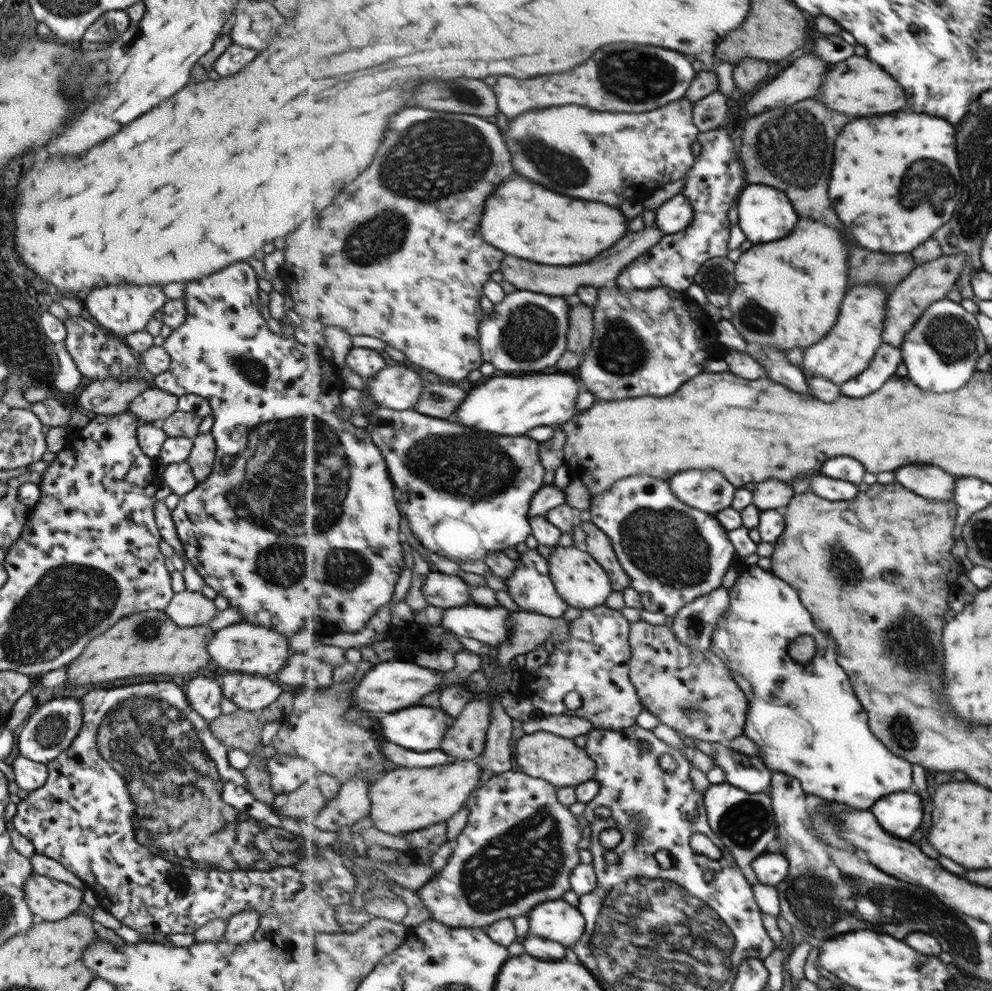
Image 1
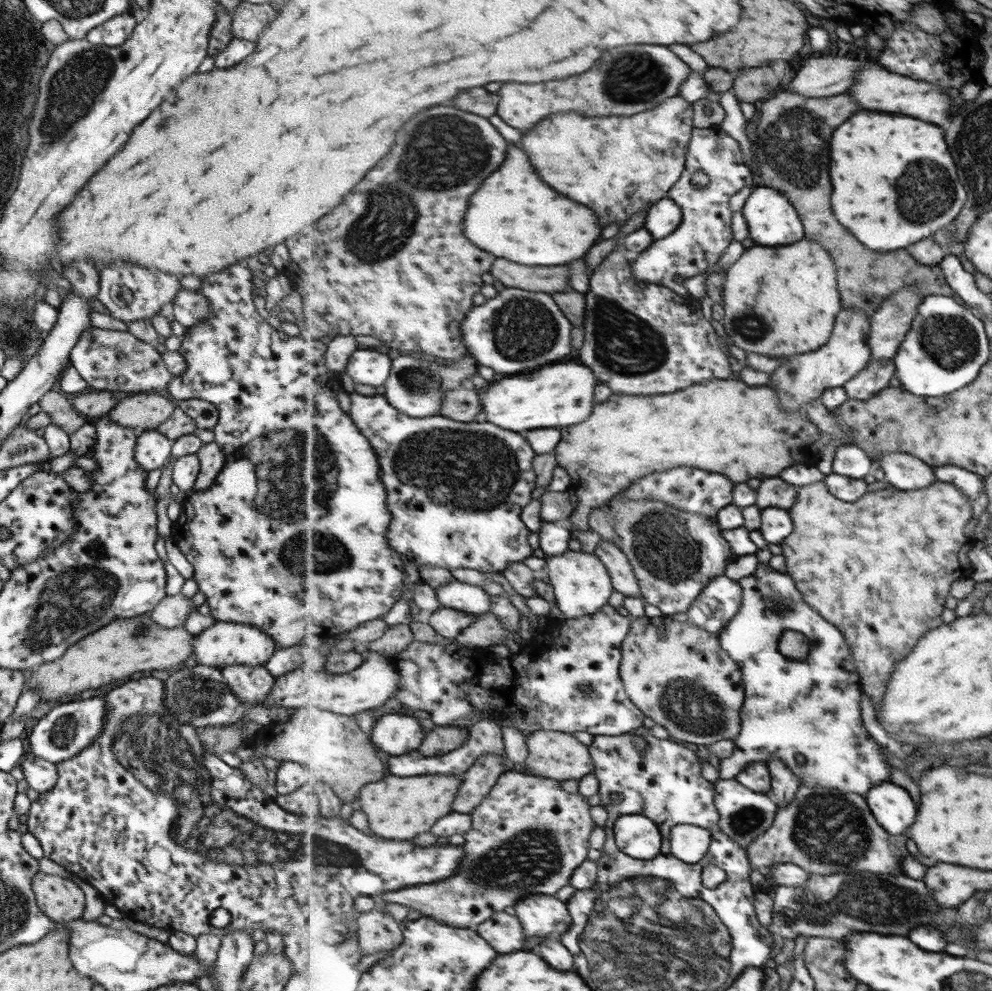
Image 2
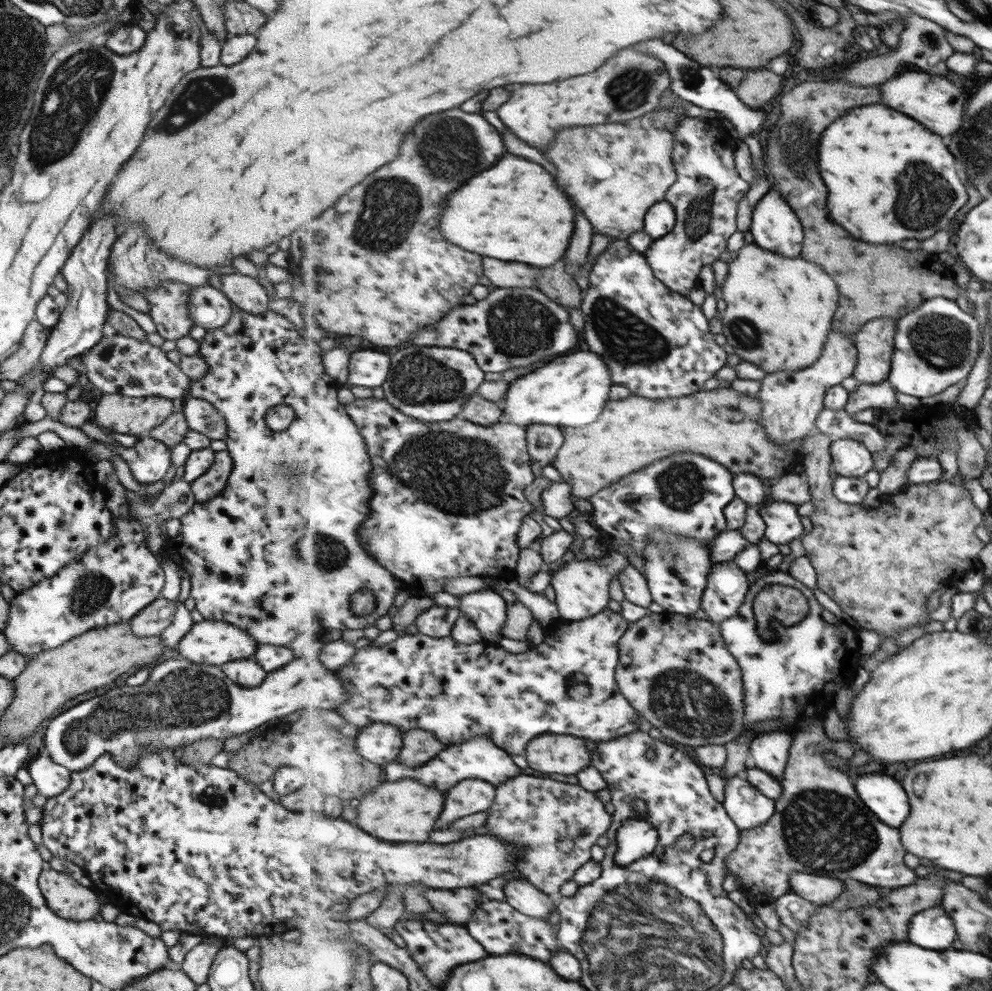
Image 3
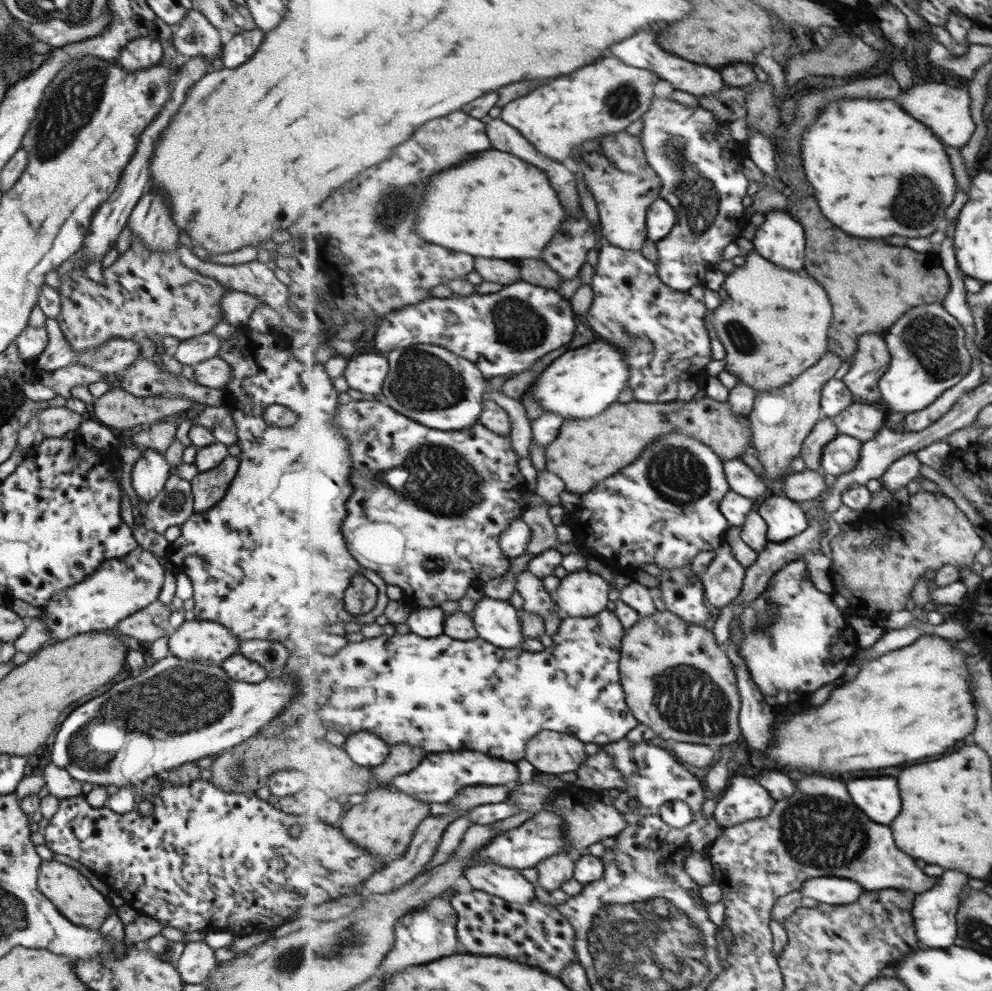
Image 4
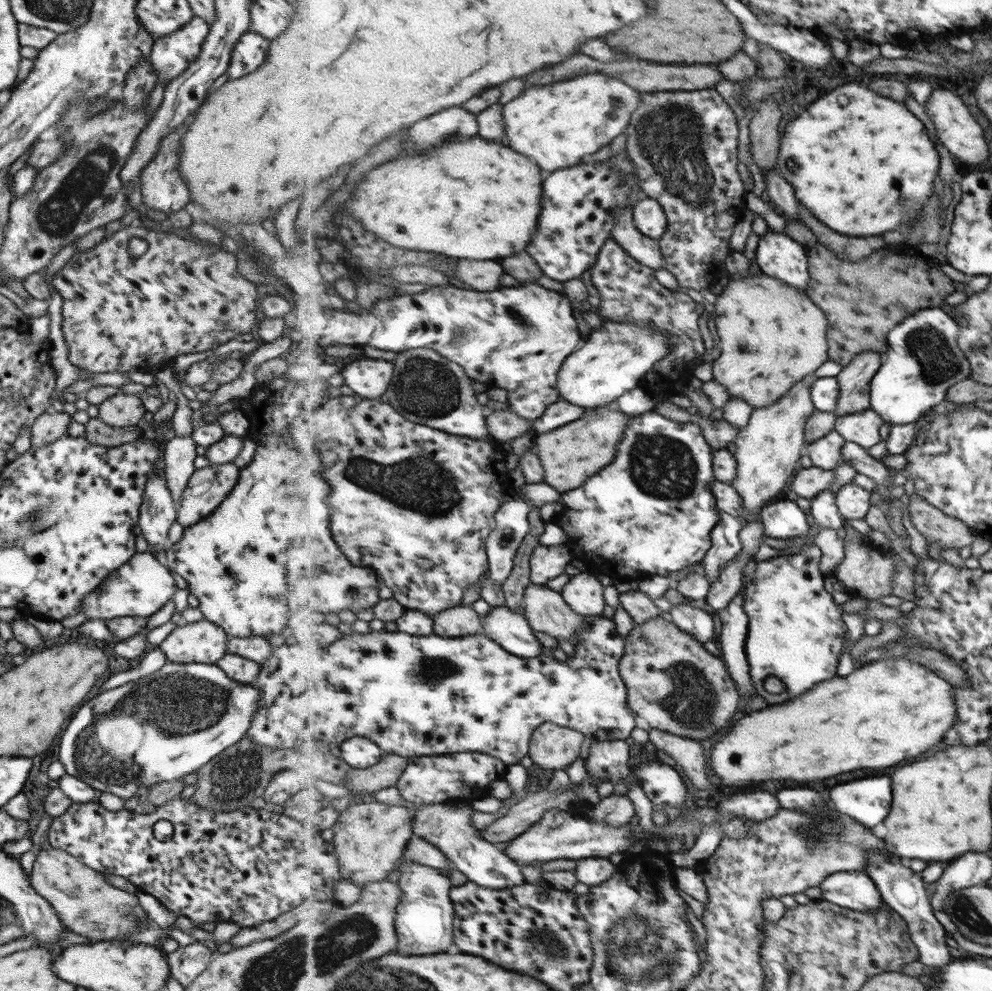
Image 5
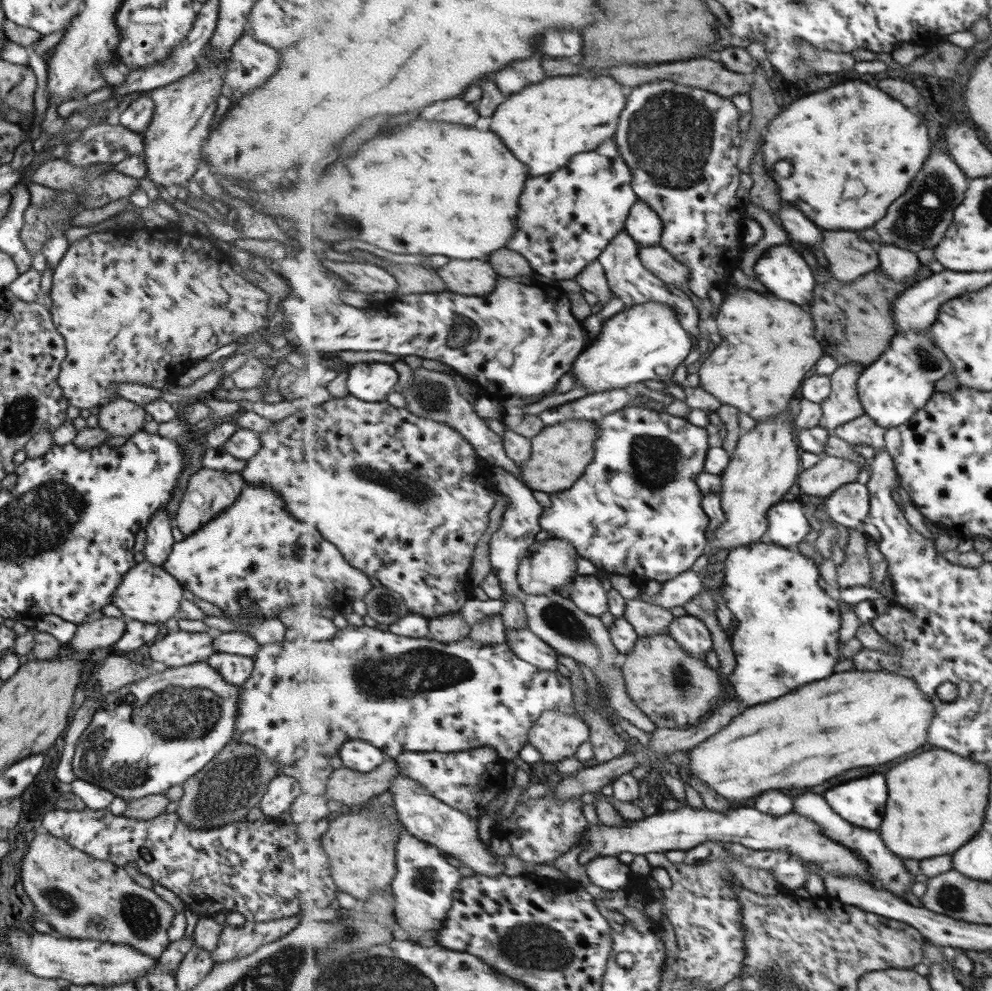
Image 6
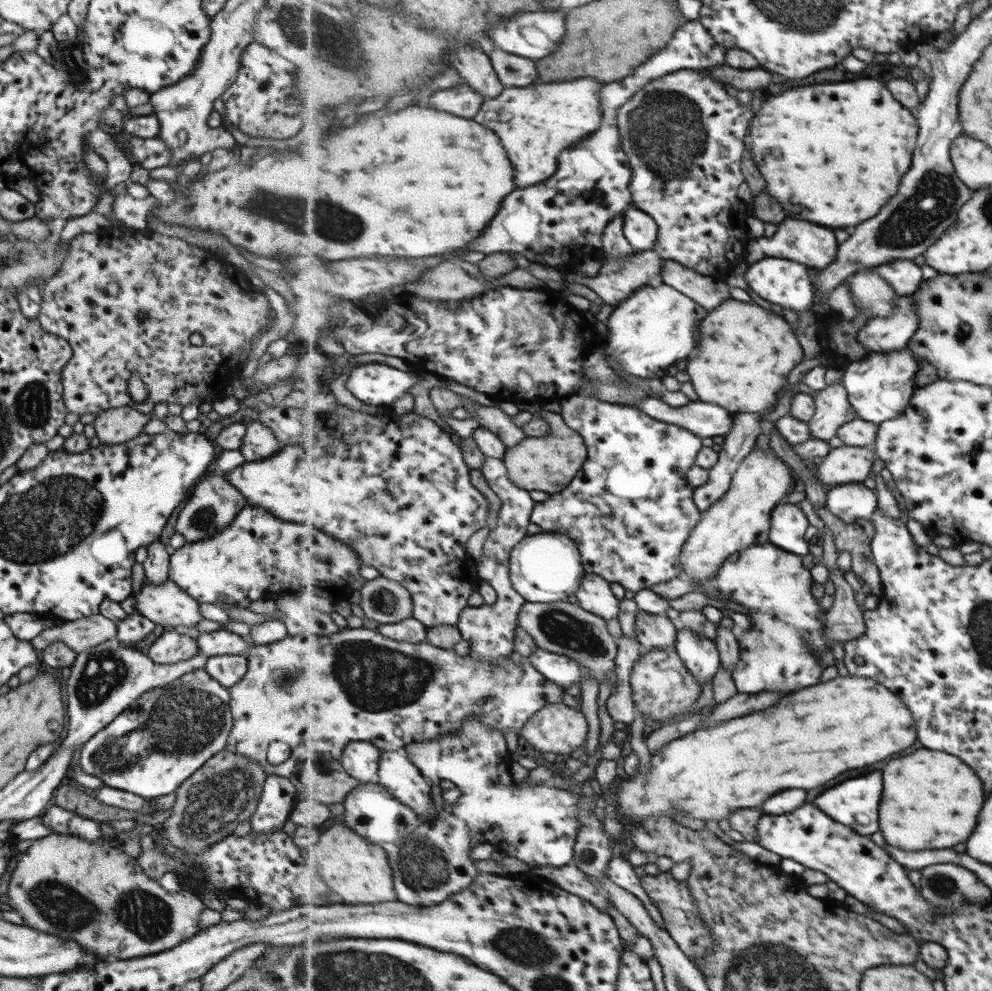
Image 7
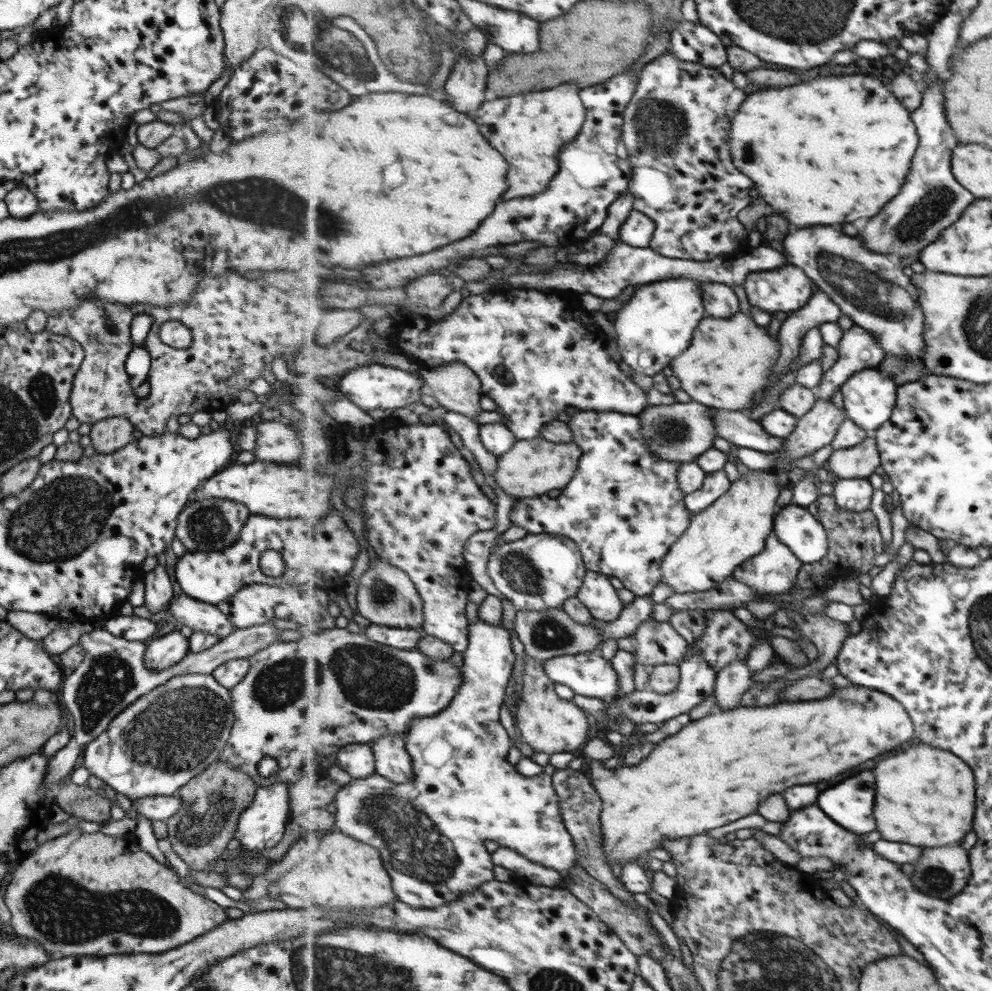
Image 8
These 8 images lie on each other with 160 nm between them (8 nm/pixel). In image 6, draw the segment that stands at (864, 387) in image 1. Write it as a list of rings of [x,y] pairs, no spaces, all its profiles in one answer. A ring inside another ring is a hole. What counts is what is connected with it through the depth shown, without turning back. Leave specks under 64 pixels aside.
[[[867,414],[852,422],[847,422],[840,429],[837,429],[834,434],[843,440],[847,440],[851,445],[867,445],[880,452],[885,450],[886,429],[879,426]]]

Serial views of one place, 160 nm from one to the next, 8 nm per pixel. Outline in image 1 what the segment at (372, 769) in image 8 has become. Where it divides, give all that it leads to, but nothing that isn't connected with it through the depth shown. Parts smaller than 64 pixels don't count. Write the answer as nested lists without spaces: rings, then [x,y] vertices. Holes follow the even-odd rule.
[[[418,705],[384,714],[379,720],[385,739],[405,748],[425,752],[437,750],[451,725],[451,717],[443,709]]]

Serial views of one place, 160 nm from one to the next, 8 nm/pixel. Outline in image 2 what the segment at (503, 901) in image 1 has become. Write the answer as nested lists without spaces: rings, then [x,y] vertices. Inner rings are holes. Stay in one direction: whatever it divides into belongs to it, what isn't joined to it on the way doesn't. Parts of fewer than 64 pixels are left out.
[[[506,771],[501,775],[486,799],[471,815],[472,829],[463,835],[465,856],[453,876],[436,883],[387,892],[374,898],[375,909],[381,910],[387,904],[403,904],[447,926],[477,930],[495,913],[504,912],[509,906],[516,908],[519,901],[531,895],[556,895],[557,890],[569,886],[572,874],[589,856],[589,838],[596,827],[587,796],[579,792],[565,792],[561,788],[561,781],[557,779],[517,771]]]

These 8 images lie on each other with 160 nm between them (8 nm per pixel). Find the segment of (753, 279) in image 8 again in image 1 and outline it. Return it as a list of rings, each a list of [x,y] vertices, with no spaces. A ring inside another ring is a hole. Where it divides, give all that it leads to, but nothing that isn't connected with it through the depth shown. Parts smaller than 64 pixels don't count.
[[[748,184],[737,198],[738,224],[747,235],[748,240],[755,244],[768,243],[781,240],[793,232],[797,226],[797,212],[787,198],[785,192],[773,188],[773,186],[757,186]]]

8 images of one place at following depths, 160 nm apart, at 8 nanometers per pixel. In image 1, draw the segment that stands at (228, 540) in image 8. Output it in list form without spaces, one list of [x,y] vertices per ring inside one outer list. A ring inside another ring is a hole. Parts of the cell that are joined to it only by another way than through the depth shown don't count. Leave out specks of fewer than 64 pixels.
[[[210,433],[197,434],[192,438],[192,448],[189,456],[184,461],[189,465],[194,480],[203,482],[211,472],[215,462],[215,444]]]

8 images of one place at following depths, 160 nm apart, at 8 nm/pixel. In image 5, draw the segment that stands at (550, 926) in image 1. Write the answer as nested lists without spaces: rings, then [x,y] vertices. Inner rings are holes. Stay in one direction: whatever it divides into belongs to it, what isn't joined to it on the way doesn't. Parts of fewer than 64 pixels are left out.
[[[445,803],[417,804],[415,810],[415,836],[426,838],[438,846],[447,858],[452,860],[456,868],[467,876],[469,881],[495,890],[521,886],[526,883],[521,866],[506,853],[502,846],[481,838],[481,830],[471,824],[471,807],[456,809]]]

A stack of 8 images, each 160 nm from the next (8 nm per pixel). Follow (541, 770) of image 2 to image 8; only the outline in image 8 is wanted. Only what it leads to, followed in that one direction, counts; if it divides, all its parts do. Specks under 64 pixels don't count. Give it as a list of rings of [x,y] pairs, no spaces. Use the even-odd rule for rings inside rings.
[[[524,656],[523,691],[520,699],[513,708],[513,718],[519,739],[530,746],[534,753],[545,752],[570,753],[577,750],[589,739],[589,718],[579,706],[571,700],[562,700],[555,692],[555,681],[545,672],[544,663],[532,656]]]

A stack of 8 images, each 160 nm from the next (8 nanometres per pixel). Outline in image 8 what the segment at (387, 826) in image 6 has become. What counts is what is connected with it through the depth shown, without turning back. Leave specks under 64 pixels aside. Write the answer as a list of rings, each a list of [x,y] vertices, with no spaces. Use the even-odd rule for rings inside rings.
[[[334,830],[321,835],[320,848],[314,855],[304,854],[302,860],[293,860],[283,877],[270,882],[266,889],[268,899],[279,899],[282,908],[377,908],[396,900],[391,876],[383,866],[382,852],[344,832]]]

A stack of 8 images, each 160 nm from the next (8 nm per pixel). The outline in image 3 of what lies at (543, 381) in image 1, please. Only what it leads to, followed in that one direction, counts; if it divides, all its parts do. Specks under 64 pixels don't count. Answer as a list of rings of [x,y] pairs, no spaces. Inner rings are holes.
[[[577,351],[565,358],[557,356],[539,370],[511,382],[509,392],[501,402],[504,420],[525,428],[533,424],[571,428],[587,426],[601,416],[613,385],[609,367],[596,352]]]

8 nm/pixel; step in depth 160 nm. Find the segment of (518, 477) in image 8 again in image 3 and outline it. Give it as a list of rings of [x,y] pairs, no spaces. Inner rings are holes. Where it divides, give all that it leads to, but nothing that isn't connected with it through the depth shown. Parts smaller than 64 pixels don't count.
[[[717,387],[716,389],[711,389],[708,391],[701,391],[700,393],[690,394],[689,396],[679,397],[679,398],[666,398],[663,400],[649,400],[649,398],[639,398],[637,395],[631,395],[621,402],[609,402],[605,406],[605,414],[601,414],[601,418],[597,422],[593,422],[593,426],[585,426],[581,430],[577,428],[565,428],[565,446],[559,450],[558,456],[555,458],[555,461],[552,463],[557,470],[562,474],[562,481],[567,482],[572,487],[572,495],[579,497],[579,499],[591,499],[595,494],[601,493],[601,491],[611,487],[615,483],[619,482],[623,476],[629,477],[630,474],[639,472],[639,468],[647,468],[649,464],[657,462],[663,458],[673,456],[677,453],[693,453],[705,456],[709,459],[712,459],[715,462],[720,462],[723,466],[726,466],[734,475],[747,472],[749,474],[754,474],[757,477],[763,479],[775,479],[776,477],[786,476],[787,473],[794,470],[798,465],[803,465],[805,460],[805,455],[803,454],[803,444],[804,440],[797,440],[794,444],[782,445],[777,444],[777,442],[771,442],[763,424],[761,424],[761,412],[762,404],[760,398],[750,397],[740,393],[738,390],[730,387]]]

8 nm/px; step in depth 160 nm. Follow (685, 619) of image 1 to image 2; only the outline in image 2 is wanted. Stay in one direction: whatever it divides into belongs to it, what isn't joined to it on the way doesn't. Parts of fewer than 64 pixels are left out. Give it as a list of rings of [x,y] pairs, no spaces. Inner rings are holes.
[[[726,574],[714,578],[686,612],[687,621],[716,634],[739,612],[742,596],[738,580]]]

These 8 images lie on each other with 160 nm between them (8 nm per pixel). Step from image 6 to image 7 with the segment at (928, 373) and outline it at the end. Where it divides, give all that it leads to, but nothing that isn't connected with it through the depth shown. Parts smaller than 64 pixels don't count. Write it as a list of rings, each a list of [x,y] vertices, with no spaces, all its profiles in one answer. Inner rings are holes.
[[[908,346],[901,350],[893,352],[876,352],[859,362],[855,361],[844,368],[845,373],[842,382],[848,390],[850,401],[853,408],[857,411],[857,416],[867,422],[881,425],[887,420],[901,417],[905,413],[905,409],[912,404],[912,398],[918,389],[918,372],[920,372],[920,356],[913,352]]]

